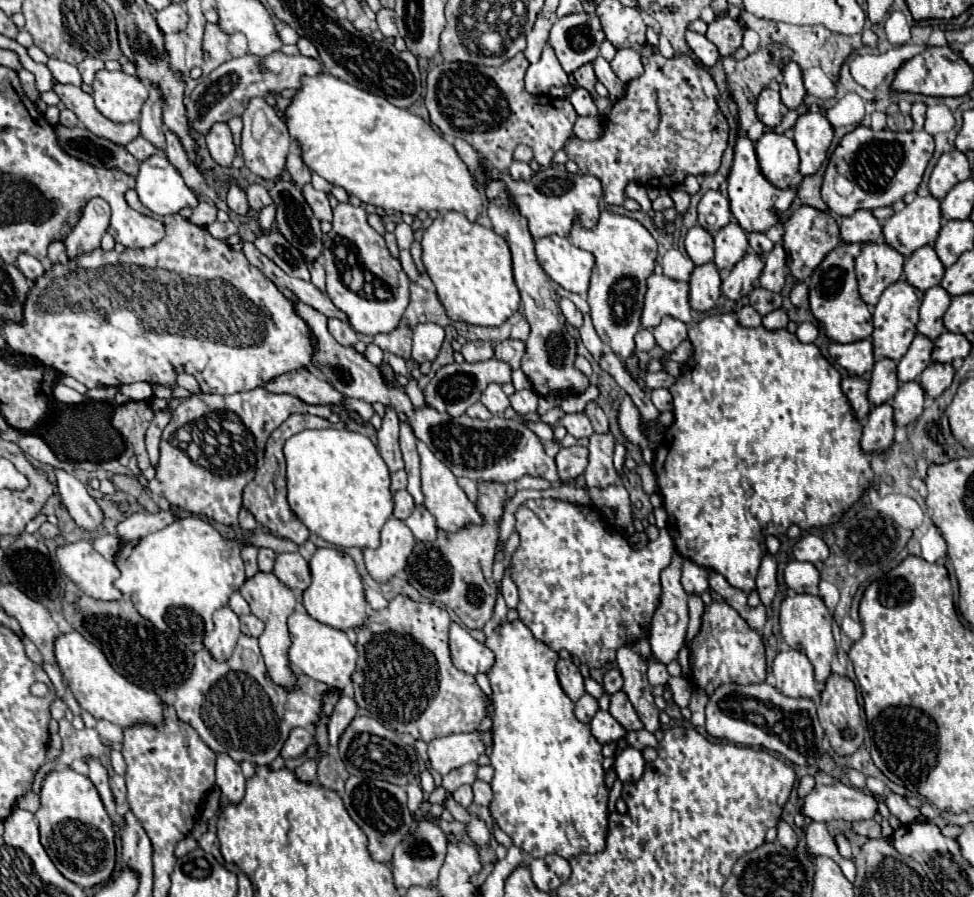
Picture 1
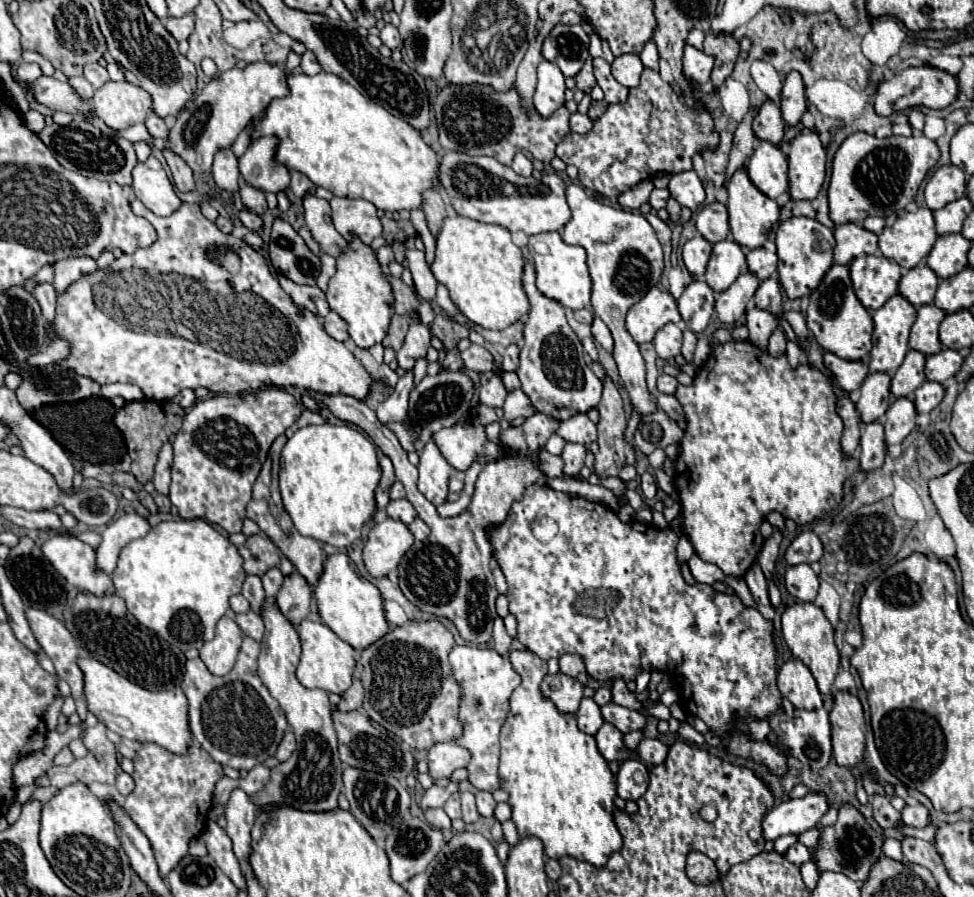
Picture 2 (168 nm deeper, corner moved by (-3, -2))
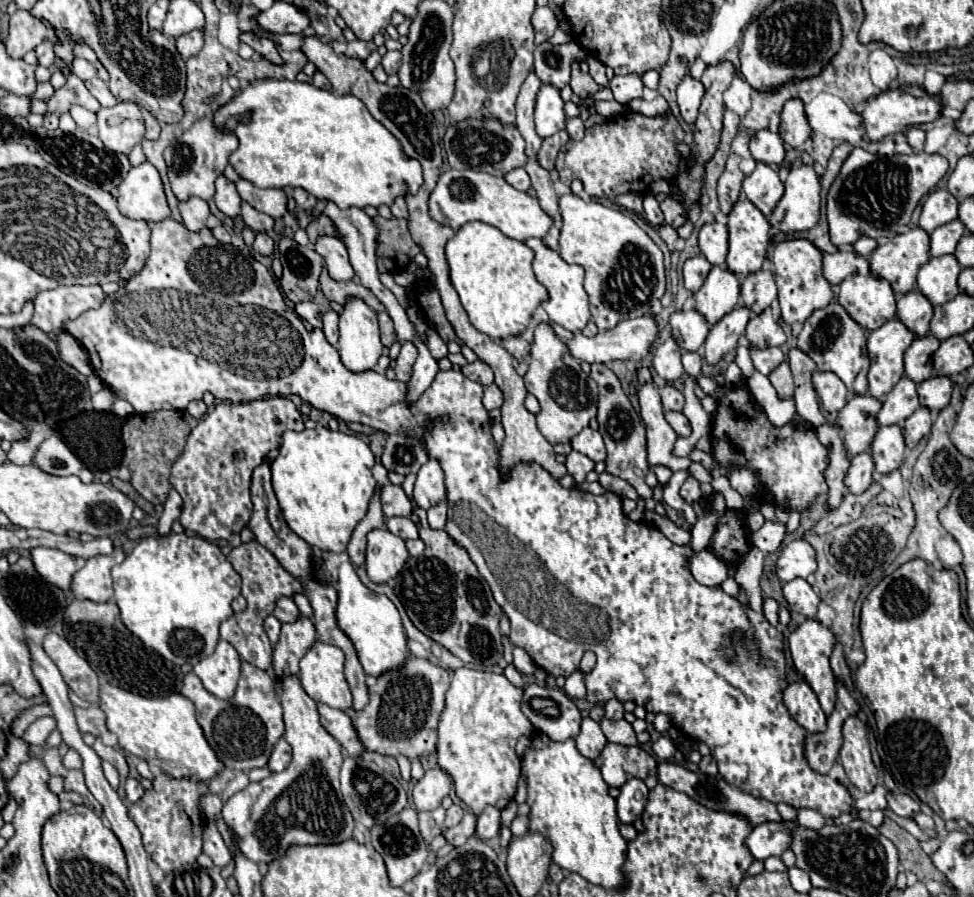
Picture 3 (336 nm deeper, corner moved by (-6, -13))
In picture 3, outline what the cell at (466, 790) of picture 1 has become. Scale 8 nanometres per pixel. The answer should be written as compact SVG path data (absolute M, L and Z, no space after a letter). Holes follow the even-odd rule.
M466 812L460 824L444 830L444 838L452 846L462 846L474 832L476 832L476 816L472 812Z

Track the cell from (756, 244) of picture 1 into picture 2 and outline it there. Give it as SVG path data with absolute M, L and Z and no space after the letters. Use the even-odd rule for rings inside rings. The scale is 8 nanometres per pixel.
M757 247L753 251L747 251L747 265L749 265L749 271L755 273L761 281L775 275L777 273L777 255L763 249L763 247Z

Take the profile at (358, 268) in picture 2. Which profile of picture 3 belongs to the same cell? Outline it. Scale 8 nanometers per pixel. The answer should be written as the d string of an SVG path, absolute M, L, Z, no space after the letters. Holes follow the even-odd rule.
M350 298L340 314L338 352L342 364L352 372L372 370L382 356L376 312L358 298Z

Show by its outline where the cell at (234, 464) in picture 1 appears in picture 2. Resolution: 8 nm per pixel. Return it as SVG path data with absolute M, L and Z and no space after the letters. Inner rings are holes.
M263 389L257 393L243 393L241 397L215 395L203 401L197 401L193 409L185 415L181 431L173 441L173 465L171 465L171 487L169 499L179 509L183 519L205 519L209 523L221 525L227 533L239 533L245 519L245 505L251 499L253 483L265 463L271 443L283 435L301 415L303 405L281 389Z

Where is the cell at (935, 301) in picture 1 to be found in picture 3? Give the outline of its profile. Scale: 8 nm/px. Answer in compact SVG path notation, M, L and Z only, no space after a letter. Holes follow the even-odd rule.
M928 334L924 338L916 338L904 354L904 374L912 378L912 382L920 384L932 378L932 354L938 350L940 342Z

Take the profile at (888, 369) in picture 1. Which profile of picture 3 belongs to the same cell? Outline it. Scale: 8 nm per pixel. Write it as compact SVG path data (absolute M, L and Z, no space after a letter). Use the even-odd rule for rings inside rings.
M852 396L846 406L838 412L836 426L842 430L844 448L850 456L866 452L876 436L878 422L876 414L882 402L872 396Z

